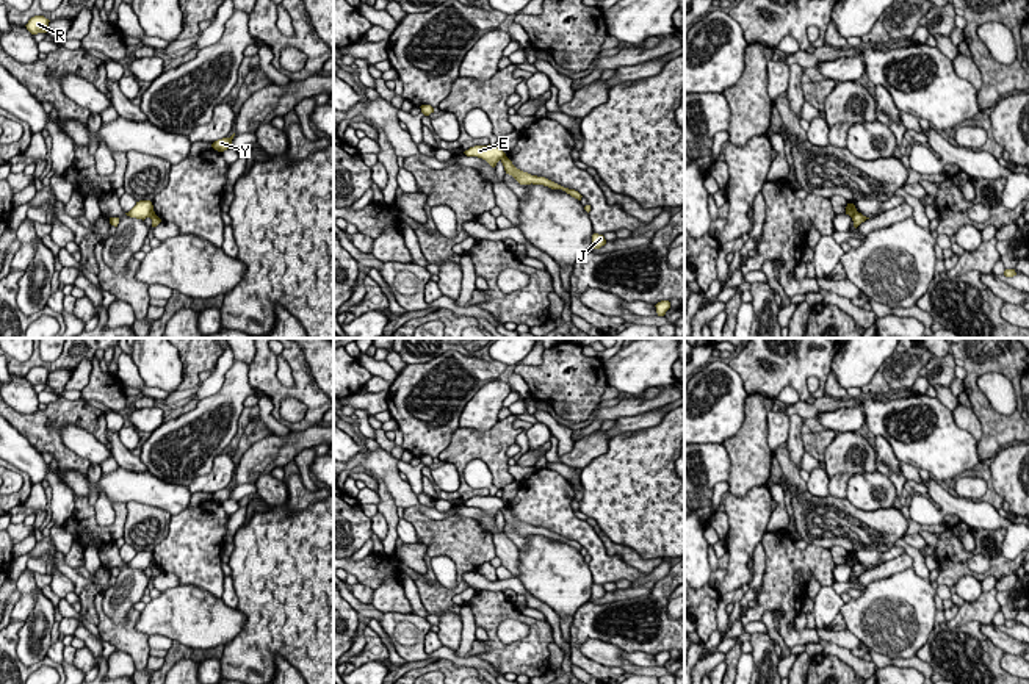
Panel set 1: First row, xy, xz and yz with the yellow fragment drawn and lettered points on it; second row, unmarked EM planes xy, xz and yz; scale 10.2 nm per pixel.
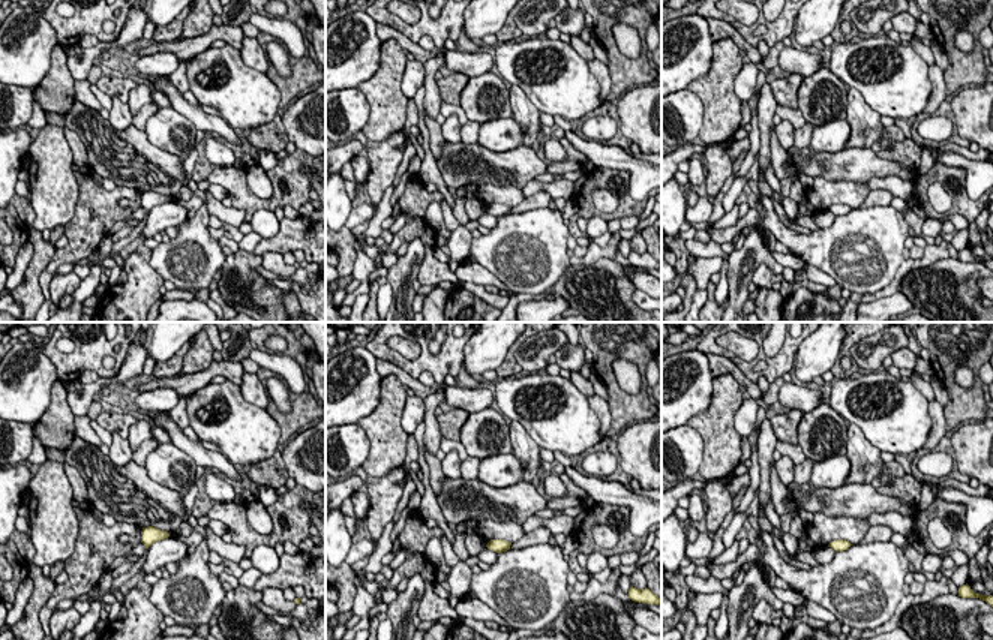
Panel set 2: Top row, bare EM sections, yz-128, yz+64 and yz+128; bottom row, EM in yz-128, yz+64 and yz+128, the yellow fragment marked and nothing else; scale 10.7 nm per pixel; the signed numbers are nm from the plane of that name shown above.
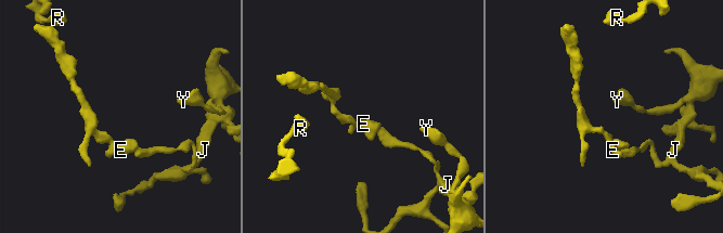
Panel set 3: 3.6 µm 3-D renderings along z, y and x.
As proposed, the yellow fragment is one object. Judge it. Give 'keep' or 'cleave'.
cleave

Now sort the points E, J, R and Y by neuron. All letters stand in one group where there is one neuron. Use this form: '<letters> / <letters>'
E / J R Y

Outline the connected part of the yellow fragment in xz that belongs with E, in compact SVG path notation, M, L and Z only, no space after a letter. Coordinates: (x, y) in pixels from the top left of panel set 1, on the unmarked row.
M475 496L464 502L467 507L478 507L486 510L492 518L496 517L496 513L506 507L501 498L496 496Z

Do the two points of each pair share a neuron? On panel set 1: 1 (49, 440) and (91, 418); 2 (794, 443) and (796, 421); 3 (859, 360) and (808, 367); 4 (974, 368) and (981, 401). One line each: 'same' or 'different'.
1: same
2: same
3: different
4: same

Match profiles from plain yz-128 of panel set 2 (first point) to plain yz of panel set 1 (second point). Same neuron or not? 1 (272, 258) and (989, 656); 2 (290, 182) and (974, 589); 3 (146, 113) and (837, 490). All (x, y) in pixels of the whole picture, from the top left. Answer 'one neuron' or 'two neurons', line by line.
1: two neurons
2: two neurons
3: one neuron

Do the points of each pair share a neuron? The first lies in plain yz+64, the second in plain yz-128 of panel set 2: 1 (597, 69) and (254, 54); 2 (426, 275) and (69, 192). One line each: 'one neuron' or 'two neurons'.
1: one neuron
2: two neurons

